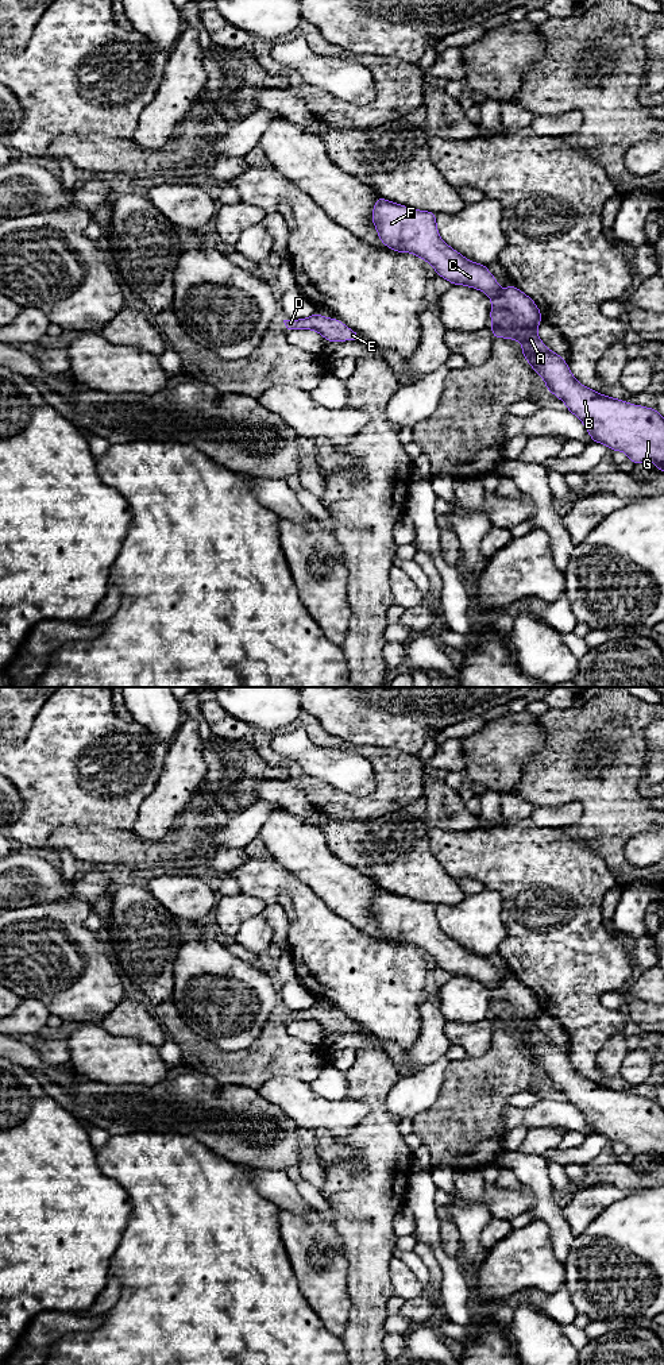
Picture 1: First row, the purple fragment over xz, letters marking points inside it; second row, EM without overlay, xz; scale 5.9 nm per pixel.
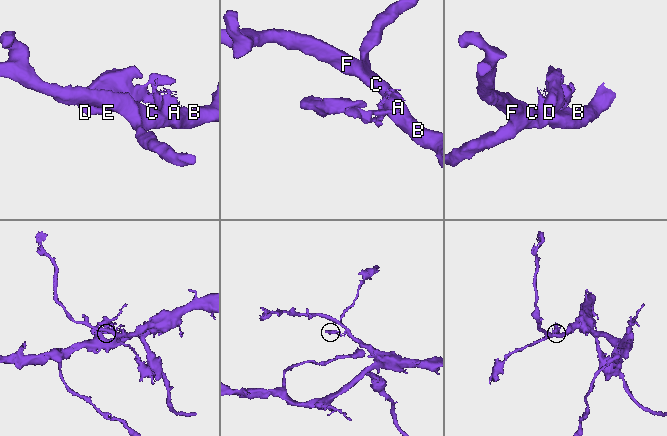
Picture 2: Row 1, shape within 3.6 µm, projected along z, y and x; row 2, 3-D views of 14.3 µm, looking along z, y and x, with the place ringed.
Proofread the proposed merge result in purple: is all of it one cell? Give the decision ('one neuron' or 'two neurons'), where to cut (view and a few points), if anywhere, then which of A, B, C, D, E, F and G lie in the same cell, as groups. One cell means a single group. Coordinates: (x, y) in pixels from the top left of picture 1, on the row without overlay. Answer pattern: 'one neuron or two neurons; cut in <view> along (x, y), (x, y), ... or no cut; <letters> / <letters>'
two neurons; cut in xz along (501, 980), (502, 998), (520, 1015), (532, 1018), (539, 1014); A B C F G / D E

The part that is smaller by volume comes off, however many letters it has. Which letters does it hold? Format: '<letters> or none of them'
D, E

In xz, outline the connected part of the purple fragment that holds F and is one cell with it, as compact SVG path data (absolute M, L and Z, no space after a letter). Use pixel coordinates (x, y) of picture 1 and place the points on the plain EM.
M378 887L371 911L386 938L414 945L452 976L474 979L491 990L491 1015L503 1022L505 1030L522 1036L524 1049L545 1072L547 1081L582 1113L591 1133L625 1144L634 1156L653 1153L656 1161L664 1162L664 1108L657 1100L611 1090L579 1075L567 1053L541 1033L538 1015L525 1019L503 999L502 980L487 957L467 951L441 932L435 903Z

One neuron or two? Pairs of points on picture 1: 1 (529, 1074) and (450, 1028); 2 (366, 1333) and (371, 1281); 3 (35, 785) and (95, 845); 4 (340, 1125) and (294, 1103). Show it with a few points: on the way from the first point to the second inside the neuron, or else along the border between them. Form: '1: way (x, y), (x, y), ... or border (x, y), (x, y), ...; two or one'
1: border (493, 1036), (489, 1051), (478, 1056), (467, 1056); two
2: way (366, 1321), (369, 1294); one
3: border (58, 825), (108, 826); two
4: way (329, 1114), (315, 1113), (305, 1107); one

